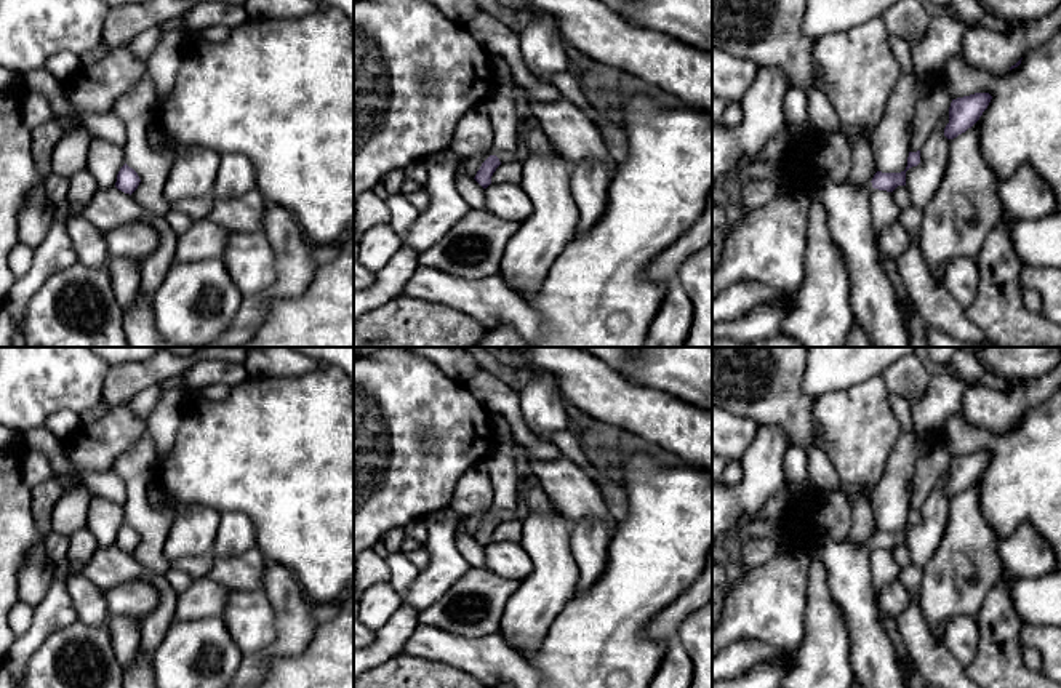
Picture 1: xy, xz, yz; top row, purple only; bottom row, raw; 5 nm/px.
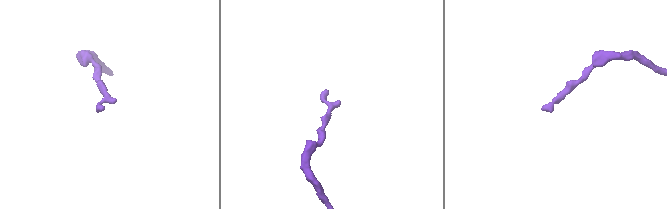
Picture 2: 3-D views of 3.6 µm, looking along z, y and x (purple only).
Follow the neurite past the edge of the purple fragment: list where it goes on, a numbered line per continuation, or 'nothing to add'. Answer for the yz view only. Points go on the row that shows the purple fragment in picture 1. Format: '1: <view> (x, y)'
1: yz (874, 304)

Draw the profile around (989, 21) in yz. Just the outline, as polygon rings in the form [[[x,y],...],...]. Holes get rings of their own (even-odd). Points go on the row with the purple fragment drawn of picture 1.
[[[984,13],[981,16],[979,26],[997,30],[997,32],[1003,32],[1003,34],[1010,32],[1010,29],[1011,29],[1010,22],[1007,22],[1000,18],[995,18],[989,13]]]

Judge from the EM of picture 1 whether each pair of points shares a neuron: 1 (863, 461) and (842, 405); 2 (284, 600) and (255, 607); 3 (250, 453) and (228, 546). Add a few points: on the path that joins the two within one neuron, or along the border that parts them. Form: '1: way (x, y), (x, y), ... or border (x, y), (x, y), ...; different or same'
1: way (858, 447), (856, 429), (847, 420); same
2: border (263, 589), (274, 612), (276, 639), (272, 642); different
3: border (221, 512), (242, 512), (250, 520), (253, 546); different

